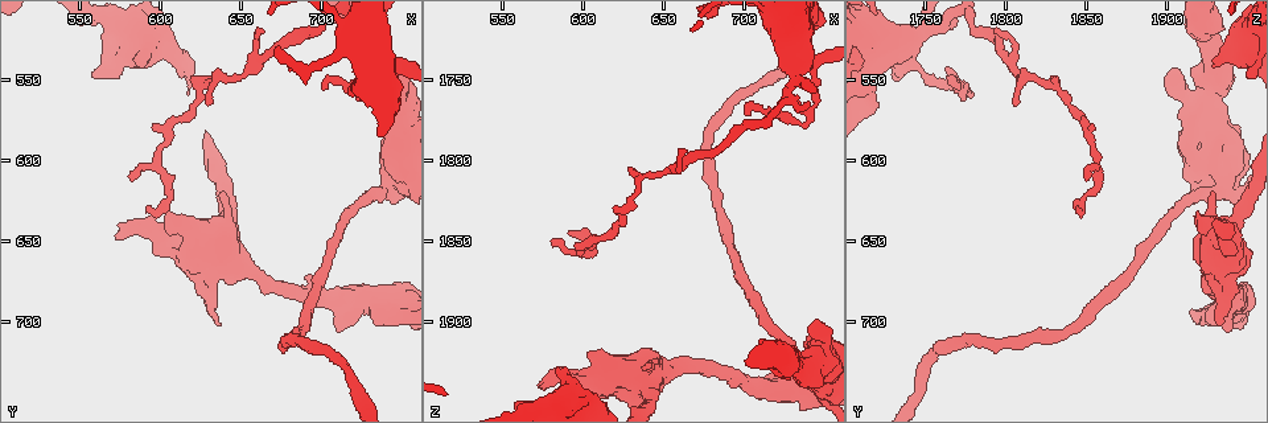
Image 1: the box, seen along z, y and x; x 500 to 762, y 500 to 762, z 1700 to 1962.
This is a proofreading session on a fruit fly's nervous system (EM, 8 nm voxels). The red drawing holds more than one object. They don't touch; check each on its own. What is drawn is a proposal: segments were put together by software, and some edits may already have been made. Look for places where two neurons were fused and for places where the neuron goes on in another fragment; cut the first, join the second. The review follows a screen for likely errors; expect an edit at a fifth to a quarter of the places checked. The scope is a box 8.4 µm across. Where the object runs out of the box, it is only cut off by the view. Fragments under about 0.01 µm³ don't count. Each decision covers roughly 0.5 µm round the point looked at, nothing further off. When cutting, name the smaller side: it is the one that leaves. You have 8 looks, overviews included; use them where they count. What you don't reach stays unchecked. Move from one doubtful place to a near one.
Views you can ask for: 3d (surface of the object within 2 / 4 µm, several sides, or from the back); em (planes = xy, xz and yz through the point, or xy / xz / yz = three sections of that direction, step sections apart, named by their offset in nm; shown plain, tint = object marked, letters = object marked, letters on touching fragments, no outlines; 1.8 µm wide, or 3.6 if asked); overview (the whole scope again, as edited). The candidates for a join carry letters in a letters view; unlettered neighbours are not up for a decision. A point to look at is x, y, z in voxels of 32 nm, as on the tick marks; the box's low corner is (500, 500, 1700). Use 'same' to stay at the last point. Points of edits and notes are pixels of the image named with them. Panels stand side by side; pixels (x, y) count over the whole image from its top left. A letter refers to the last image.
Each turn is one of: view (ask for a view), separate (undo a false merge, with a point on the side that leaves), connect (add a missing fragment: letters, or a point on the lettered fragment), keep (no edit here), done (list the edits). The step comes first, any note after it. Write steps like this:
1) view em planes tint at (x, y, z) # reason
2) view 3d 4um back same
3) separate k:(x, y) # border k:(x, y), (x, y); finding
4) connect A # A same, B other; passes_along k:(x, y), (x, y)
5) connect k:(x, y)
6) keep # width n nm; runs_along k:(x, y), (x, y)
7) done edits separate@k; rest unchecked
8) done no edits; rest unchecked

view em planes letters at (738, 616, 1932) # three-way junction

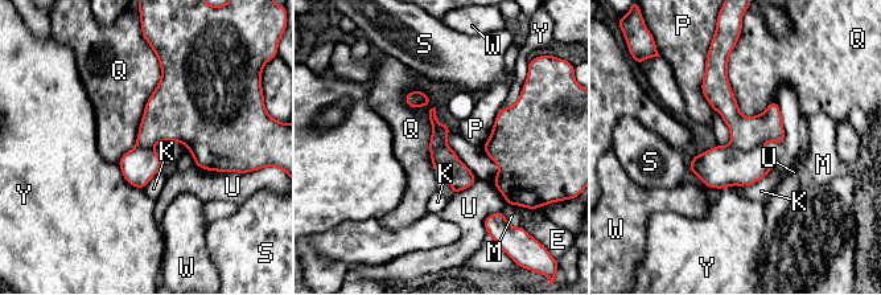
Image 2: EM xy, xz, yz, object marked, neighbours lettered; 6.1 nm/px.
keep # longest_contact Q 700 nm; E other, K other, M other, P other, Q other, S other, U other, W other, Y other; runs_along 2:(432, 113), (439, 150), (466, 184); continuous, no second neuron

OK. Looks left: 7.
view em 3.6um planes letters at (590, 534, 1940) # thick turns thin

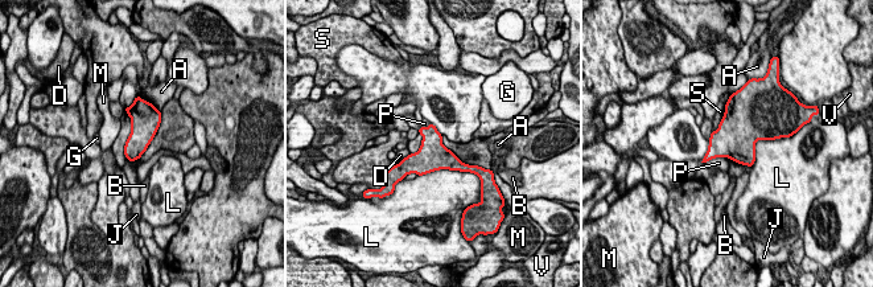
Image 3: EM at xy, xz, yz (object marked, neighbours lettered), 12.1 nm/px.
keep # A other, B other, D other, G other, J other, L other, M other, P other, S other, V other; border 3:(729, 159), (712, 158), (704, 163); all the same neuron

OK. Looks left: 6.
view em yz step 16 tint at (734, 522, 1924) # sudden change in width

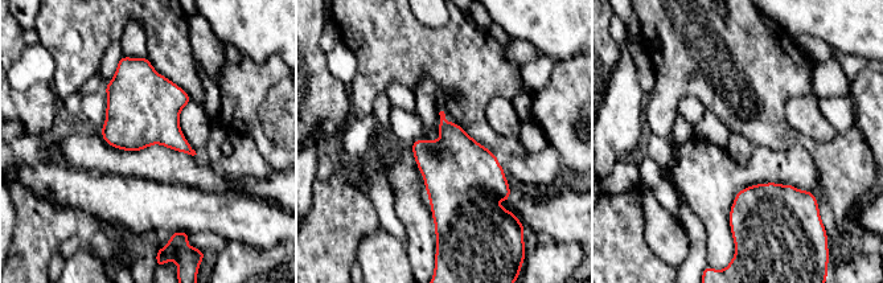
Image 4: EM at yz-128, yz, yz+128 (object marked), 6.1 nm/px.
view em yz step 16 letters same # see the neighbours

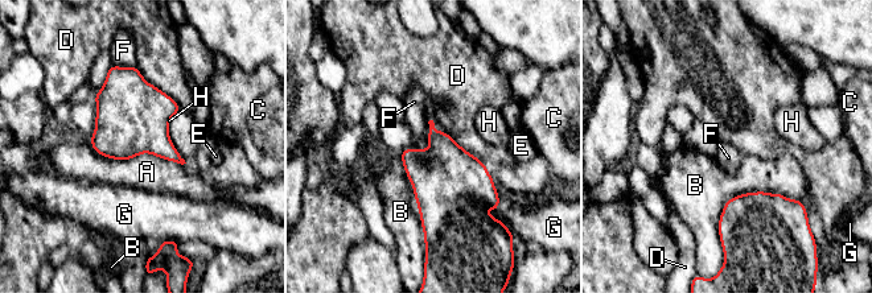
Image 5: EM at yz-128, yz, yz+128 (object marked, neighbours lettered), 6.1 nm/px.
keep # A other, B other, C other, D other, E other, F other, G other, H other; border 5:(112, 65), (135, 66); one neuron here

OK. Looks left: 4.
done no edits; rest unchecked

